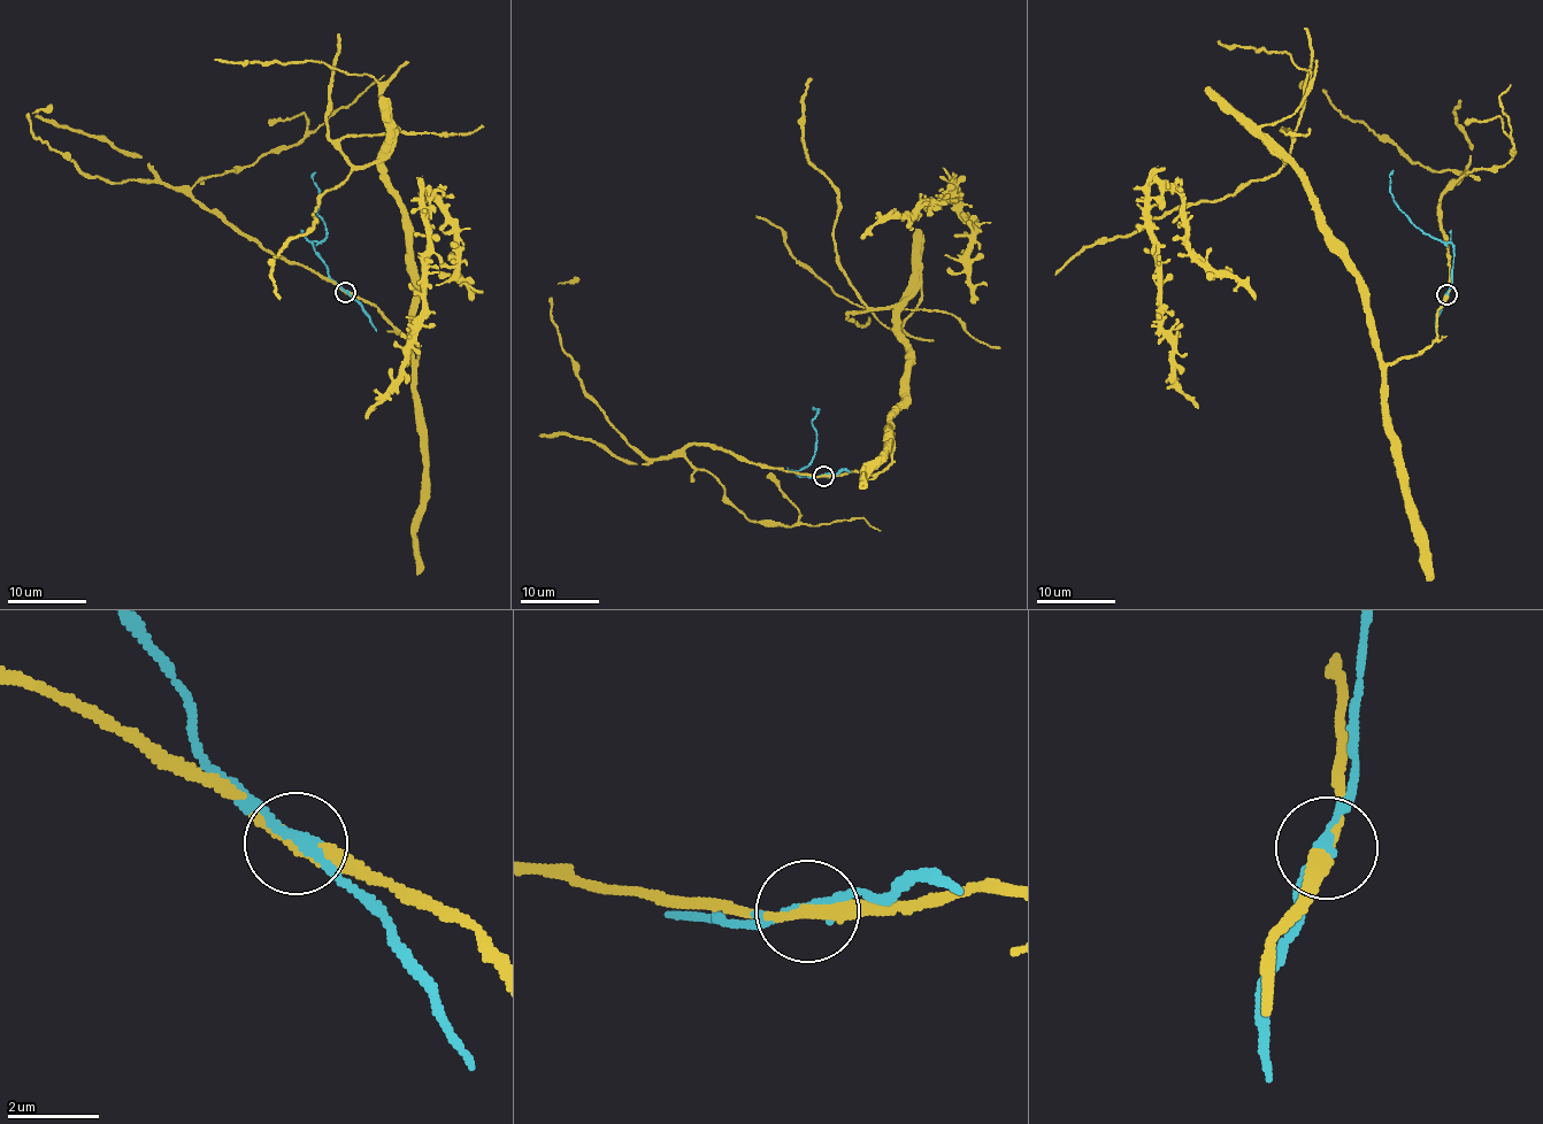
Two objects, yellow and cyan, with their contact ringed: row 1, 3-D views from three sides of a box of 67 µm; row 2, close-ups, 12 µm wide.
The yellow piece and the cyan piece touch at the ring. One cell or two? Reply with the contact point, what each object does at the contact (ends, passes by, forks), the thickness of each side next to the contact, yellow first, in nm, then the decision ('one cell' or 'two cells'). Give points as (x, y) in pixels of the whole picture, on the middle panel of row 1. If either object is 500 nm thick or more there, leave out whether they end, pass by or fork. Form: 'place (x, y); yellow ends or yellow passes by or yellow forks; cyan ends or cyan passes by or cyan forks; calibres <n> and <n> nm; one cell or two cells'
place (823, 476); yellow ends; cyan passes by; calibres 400 and 240 nm; two cells

